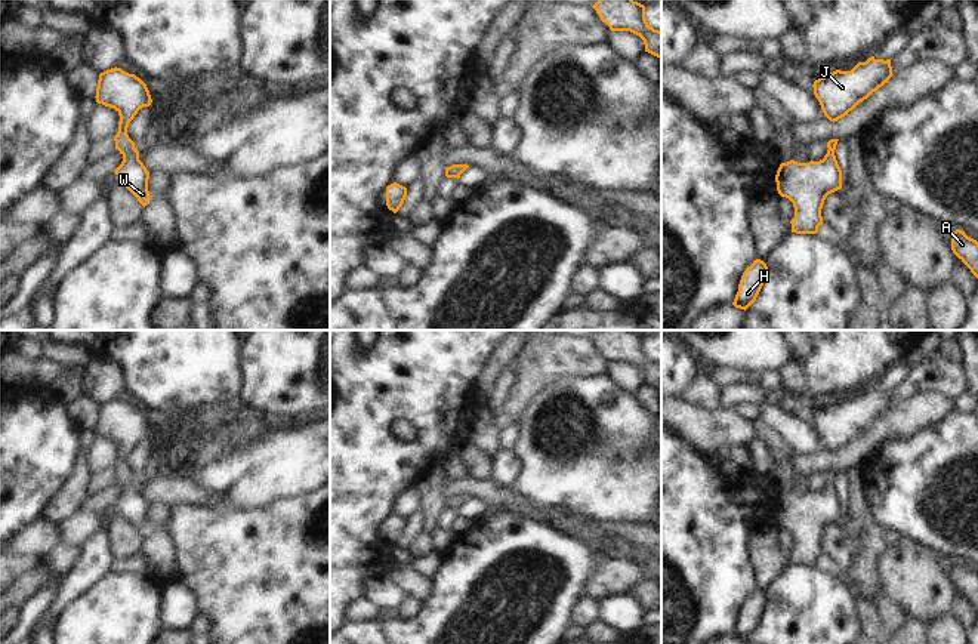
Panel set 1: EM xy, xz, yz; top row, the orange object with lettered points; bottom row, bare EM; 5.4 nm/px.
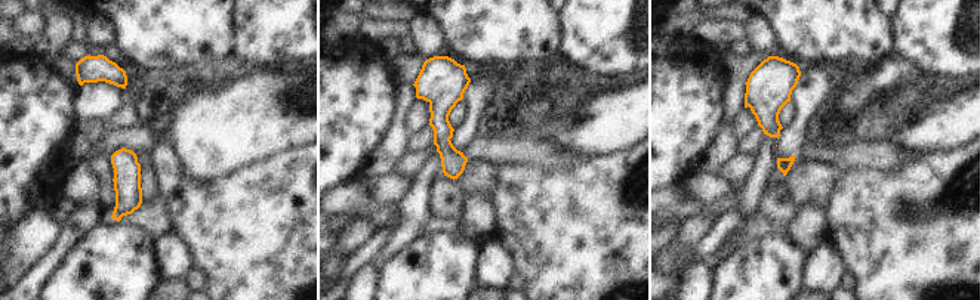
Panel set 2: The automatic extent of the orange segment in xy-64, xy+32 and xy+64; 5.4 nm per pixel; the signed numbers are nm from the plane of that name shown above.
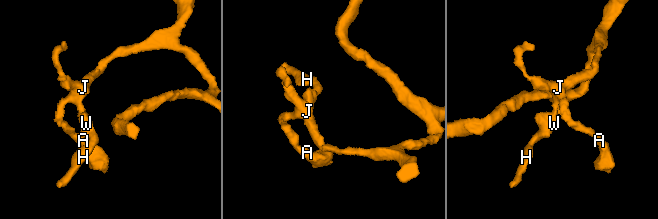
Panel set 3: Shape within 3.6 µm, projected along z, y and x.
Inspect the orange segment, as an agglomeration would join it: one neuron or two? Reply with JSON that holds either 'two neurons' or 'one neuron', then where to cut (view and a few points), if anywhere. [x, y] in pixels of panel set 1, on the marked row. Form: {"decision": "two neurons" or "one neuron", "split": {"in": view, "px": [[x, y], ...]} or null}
{"decision": "one neuron", "split": null}

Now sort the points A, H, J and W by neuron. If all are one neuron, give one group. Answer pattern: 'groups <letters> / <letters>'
groups A H J W

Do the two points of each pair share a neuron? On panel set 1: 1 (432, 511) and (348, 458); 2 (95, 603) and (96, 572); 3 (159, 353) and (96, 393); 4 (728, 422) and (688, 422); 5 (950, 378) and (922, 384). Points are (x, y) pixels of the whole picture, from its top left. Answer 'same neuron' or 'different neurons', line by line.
1: different neurons
2: different neurons
3: different neurons
4: same neuron
5: same neuron

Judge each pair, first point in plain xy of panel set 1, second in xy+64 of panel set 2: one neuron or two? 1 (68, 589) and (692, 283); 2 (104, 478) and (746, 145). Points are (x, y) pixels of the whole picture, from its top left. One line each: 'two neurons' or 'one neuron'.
1: two neurons
2: one neuron

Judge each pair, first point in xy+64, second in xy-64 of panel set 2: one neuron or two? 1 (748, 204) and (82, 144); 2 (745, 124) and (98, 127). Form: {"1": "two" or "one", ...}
{"1": "two", "2": "two"}

